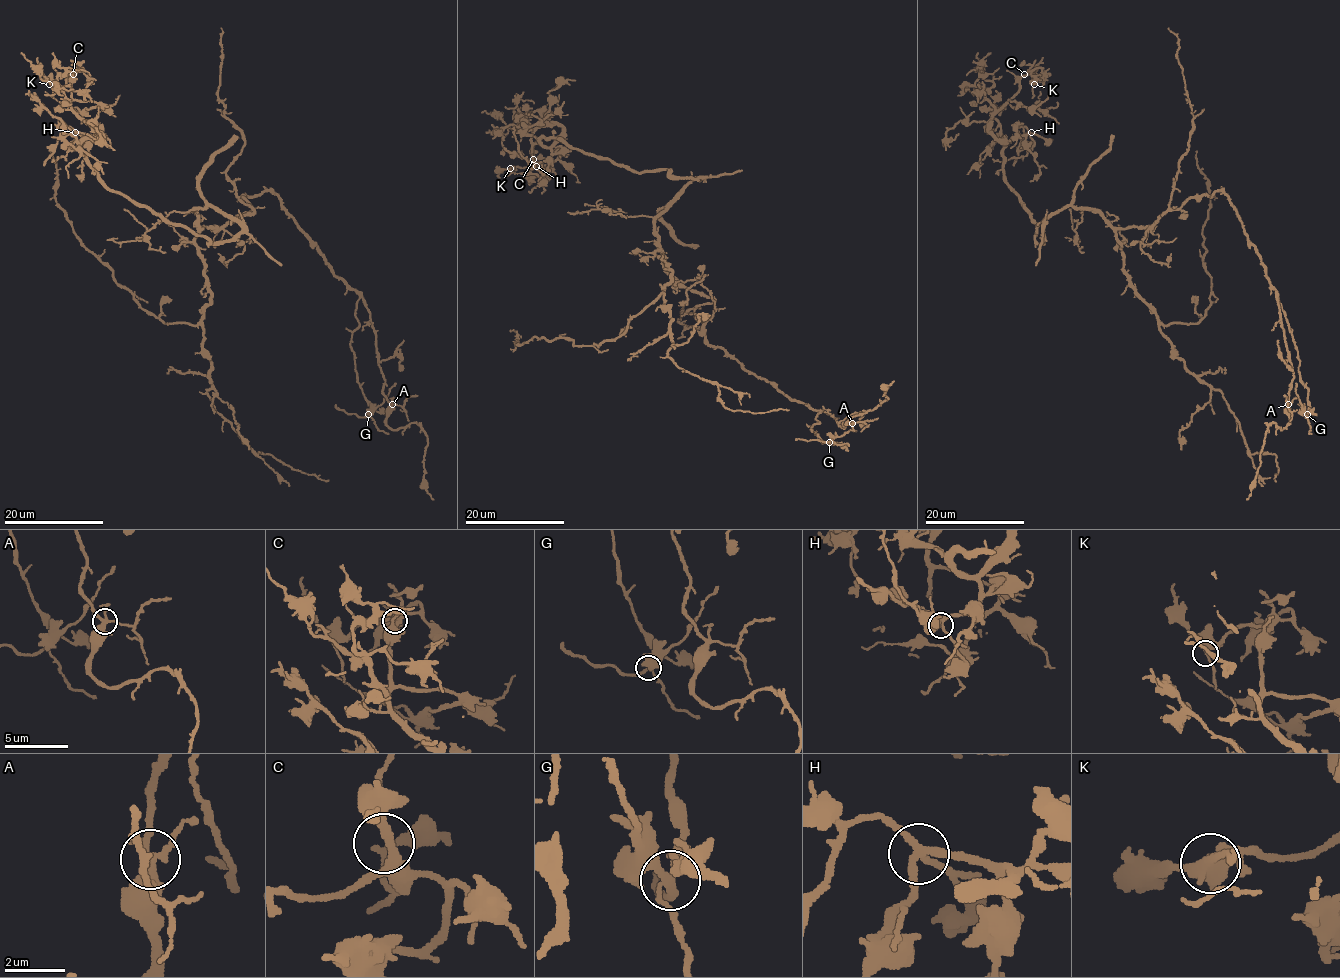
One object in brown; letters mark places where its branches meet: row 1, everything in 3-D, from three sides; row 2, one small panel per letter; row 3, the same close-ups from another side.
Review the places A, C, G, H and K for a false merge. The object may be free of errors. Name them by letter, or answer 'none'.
G

